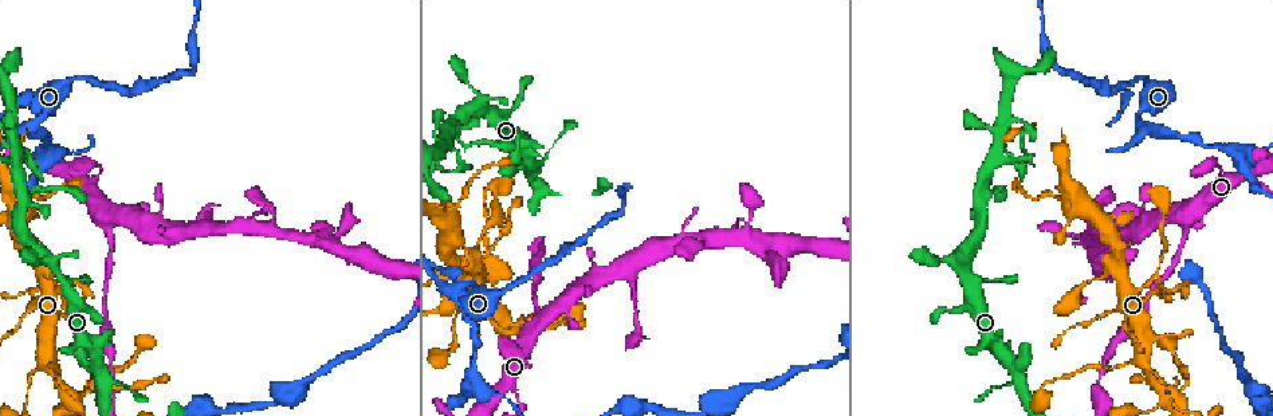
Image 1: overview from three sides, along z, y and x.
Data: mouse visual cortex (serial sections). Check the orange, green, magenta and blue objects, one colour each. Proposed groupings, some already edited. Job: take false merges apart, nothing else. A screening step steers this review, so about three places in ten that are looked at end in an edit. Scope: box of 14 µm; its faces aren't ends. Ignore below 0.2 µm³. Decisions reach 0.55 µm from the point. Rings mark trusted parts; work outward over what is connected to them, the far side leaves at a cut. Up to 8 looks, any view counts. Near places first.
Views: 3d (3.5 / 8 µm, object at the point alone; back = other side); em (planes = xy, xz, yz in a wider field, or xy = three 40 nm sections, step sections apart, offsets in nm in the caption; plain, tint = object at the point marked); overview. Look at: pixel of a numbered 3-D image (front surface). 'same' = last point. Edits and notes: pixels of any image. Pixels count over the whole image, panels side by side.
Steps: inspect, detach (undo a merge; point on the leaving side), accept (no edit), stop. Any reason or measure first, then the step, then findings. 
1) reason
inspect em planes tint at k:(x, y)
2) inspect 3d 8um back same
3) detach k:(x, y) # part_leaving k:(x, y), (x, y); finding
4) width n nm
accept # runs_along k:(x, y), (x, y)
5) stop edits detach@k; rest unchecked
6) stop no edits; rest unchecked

arms part here
inspect 3d 3.5um at 1:(1189, 227)

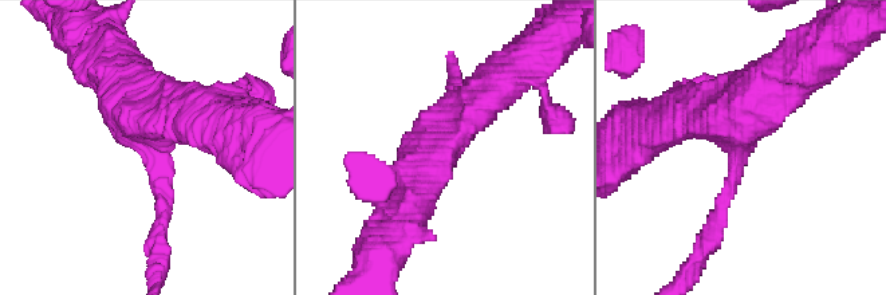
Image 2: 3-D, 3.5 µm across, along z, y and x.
now the EM
inspect em planes tint at 2:(737, 141)

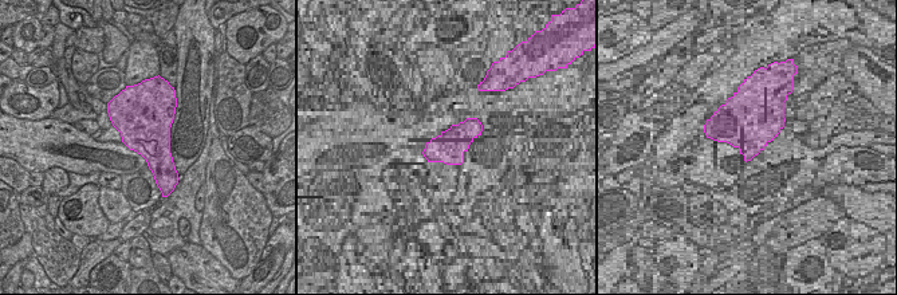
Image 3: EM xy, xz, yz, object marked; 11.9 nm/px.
cut it another way
inspect em xy step 5 tint same

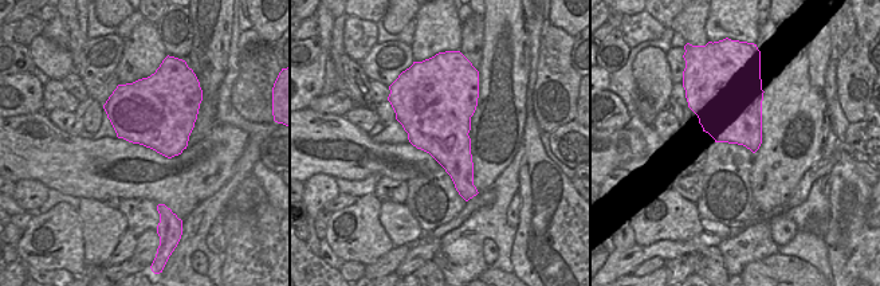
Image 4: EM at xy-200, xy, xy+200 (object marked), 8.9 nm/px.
arms 3; arm_widths 200, 500, 500 nm
accept # runs_along 2:(410, 197), (436, 140), (514, 74); one cell here

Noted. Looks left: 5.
sudden change in width
inspect 3d 3.5um at 1:(1157, 277)

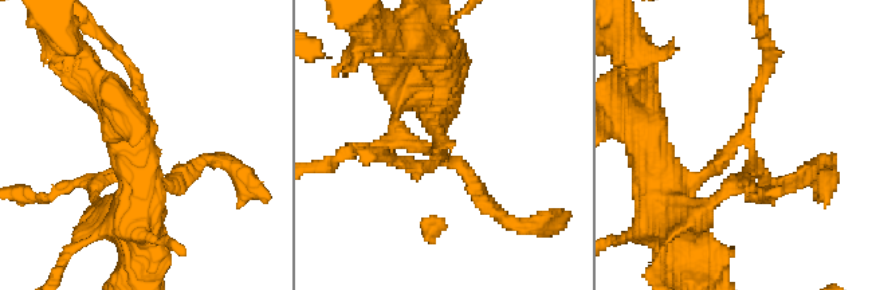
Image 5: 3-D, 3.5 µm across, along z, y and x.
arm_widths 150, 200 nm
inspect em xy step 2 tint at 5:(439, 135)

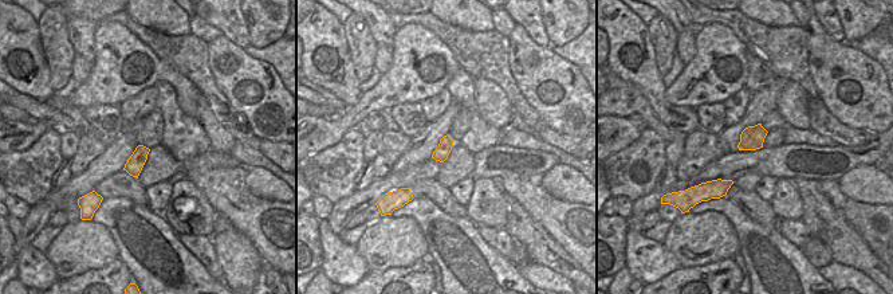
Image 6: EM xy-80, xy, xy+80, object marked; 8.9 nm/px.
width 130 nm
accept # runs_along 5:(660, 202), (746, 132), (766, 58); one cell here

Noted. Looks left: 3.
thick turns thin
inspect 3d 3.5um at 1:(458, 243)

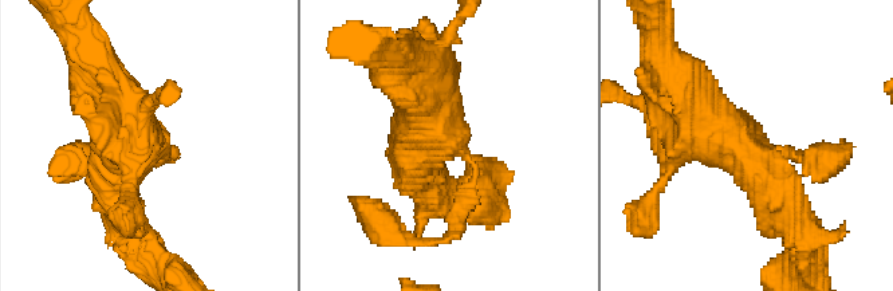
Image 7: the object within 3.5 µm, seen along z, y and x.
need the tissue
inspect em xy step 5 tint at 7:(449, 146)

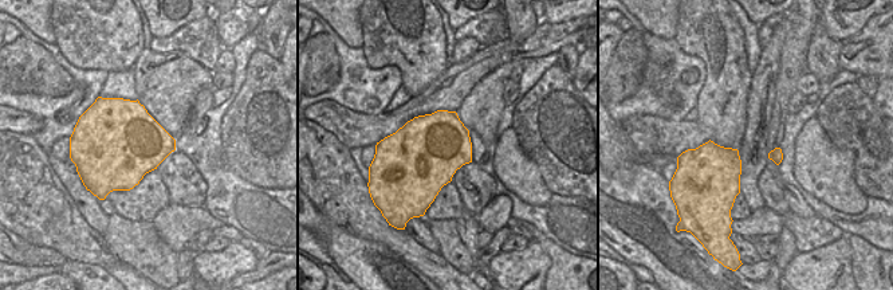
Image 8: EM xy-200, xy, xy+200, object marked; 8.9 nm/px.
accept # runs_along 7:(766, 179), (696, 129), (659, 55); all the same cell

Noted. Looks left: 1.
stop no edits; rest unchecked

